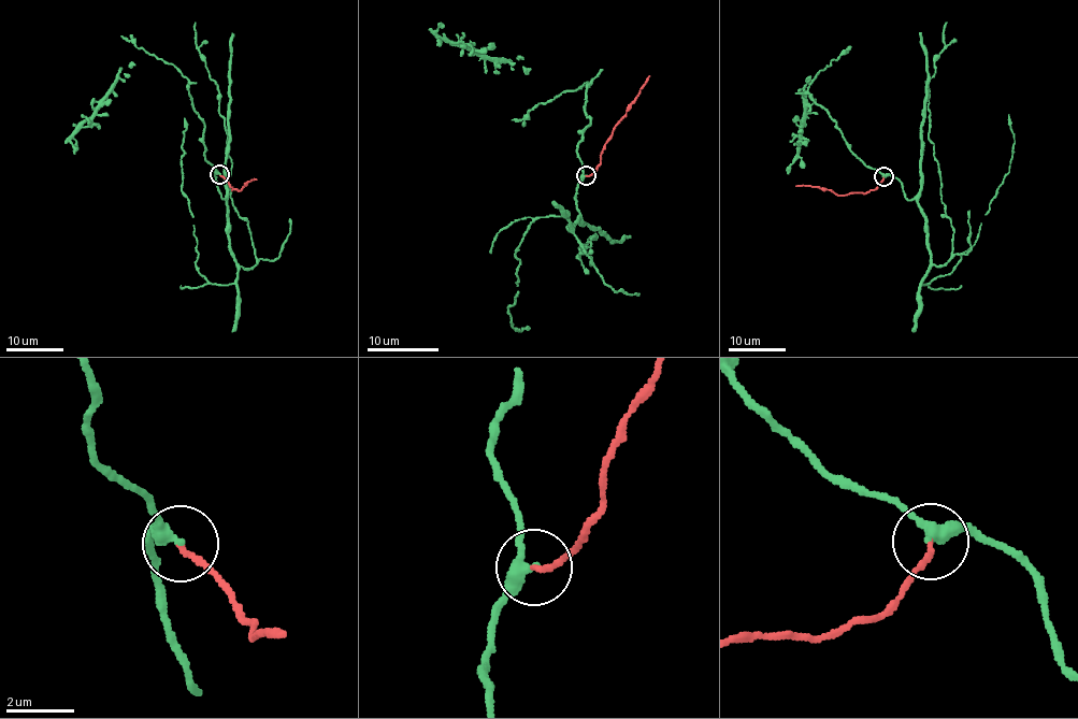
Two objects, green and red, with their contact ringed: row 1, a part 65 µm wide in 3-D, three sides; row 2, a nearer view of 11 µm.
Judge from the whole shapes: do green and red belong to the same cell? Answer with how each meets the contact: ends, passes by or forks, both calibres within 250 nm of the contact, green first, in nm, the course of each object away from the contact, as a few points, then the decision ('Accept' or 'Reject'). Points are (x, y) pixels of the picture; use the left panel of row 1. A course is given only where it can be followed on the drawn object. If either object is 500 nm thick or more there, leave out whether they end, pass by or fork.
At the ring green passes by. At the ring red ends. Thickness 300 nm (green) against 160 nm. Course of green: (220, 173), (229, 250), (248, 269), (257, 261), (252, 231), (231, 198), (219, 91), (197, 46), (196, 23). Course of red: (220, 173), (232, 189), (239, 190), (244, 184), (257, 178). Accept

